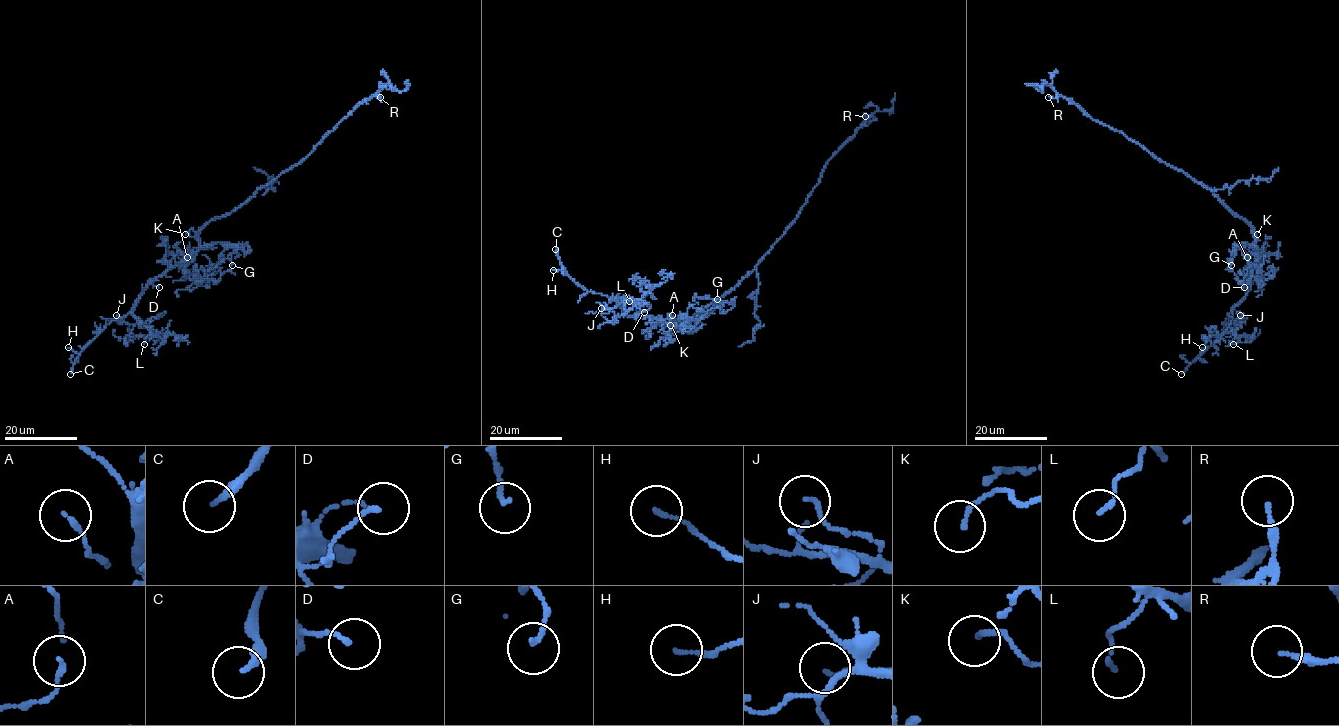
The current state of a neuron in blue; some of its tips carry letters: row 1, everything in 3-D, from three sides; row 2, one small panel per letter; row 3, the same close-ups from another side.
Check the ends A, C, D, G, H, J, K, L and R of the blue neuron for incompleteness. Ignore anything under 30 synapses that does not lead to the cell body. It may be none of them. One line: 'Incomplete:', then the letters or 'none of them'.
Incomplete: C

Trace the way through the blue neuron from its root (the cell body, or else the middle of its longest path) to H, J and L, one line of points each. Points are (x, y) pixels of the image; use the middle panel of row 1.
H: (734, 287), (686, 322), (668, 324), (654, 317), (631, 316), (614, 298), (587, 292), (562, 268), (553, 270)
J: (734, 287), (681, 324), (631, 316), (618, 301), (623, 300), (610, 309), (601, 308)
L: (734, 287), (681, 324), (631, 316), (618, 300), (628, 296), (637, 301), (629, 301)

